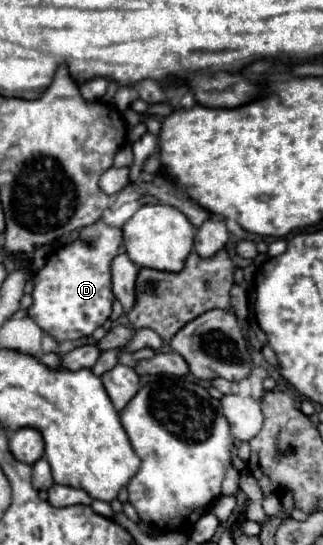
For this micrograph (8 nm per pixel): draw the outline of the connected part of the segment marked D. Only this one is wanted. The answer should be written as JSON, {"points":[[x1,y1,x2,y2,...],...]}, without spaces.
{"points":[[97,220,95,224,89,224,81,228,79,238,71,244,65,244,57,252,53,252,45,266,35,272,33,276,33,304,27,310,27,316,37,322,37,326,47,332,51,338,55,338,59,344,67,340,79,340,85,336,91,336,101,324,105,324,113,312,115,294,111,288,111,262,117,256,117,248,123,242,123,232,119,228,113,228,105,224,103,220]]}

